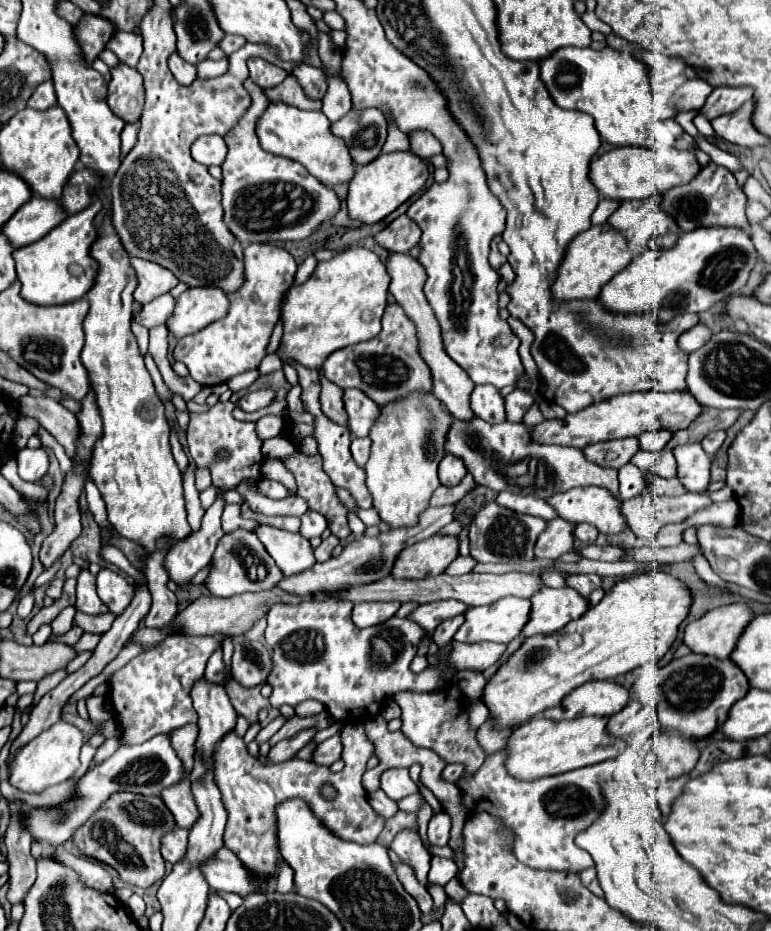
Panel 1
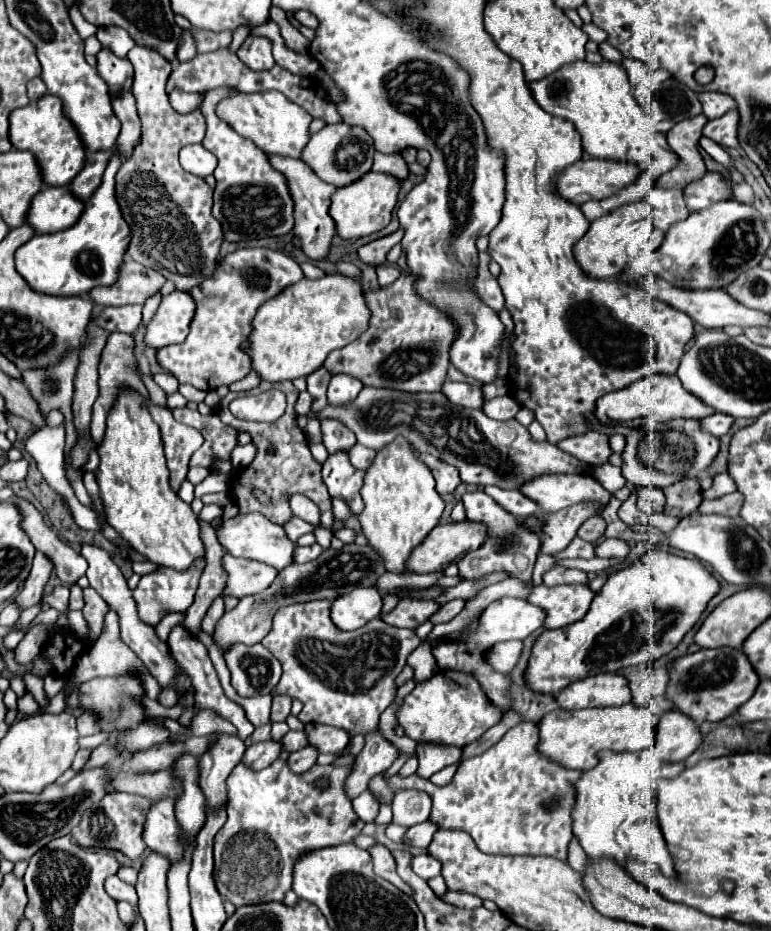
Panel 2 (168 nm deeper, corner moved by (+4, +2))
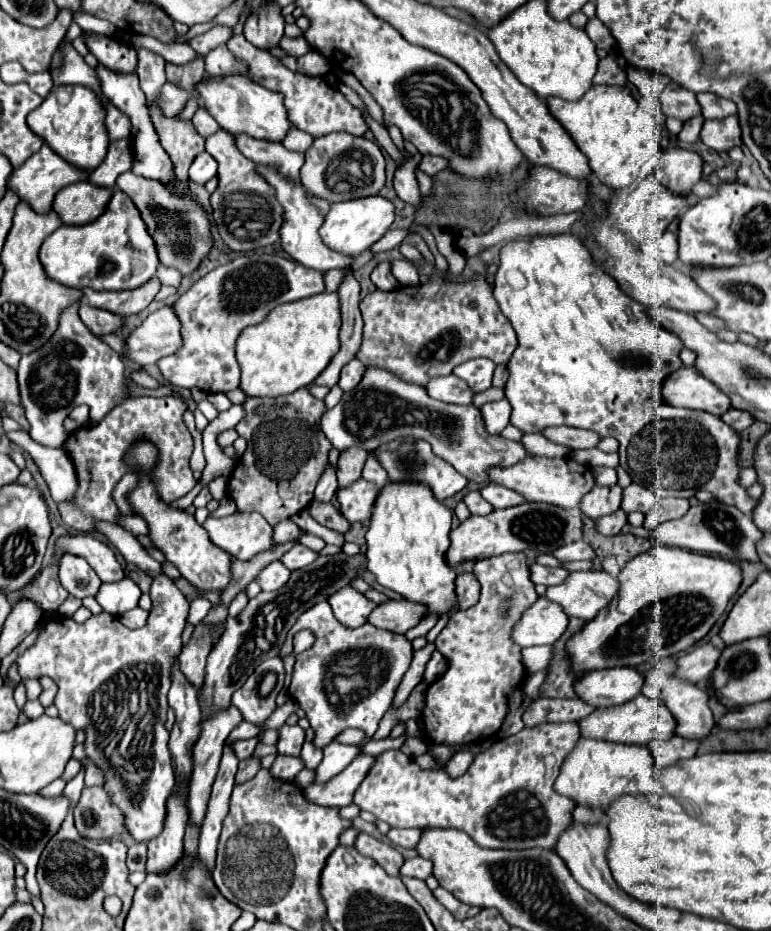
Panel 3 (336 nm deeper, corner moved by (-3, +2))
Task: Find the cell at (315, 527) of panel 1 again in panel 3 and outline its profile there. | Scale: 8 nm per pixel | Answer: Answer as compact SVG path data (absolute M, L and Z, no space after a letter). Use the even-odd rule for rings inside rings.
M290 518L288 520L282 520L280 524L274 526L274 540L278 544L284 544L284 542L292 542L292 540L298 540L302 536L302 528L292 522Z

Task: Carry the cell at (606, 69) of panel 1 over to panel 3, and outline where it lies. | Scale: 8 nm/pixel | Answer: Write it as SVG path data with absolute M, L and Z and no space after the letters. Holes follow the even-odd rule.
M592 84L592 88L576 102L552 98L546 100L546 104L552 116L572 136L580 152L584 152L594 174L612 188L630 186L638 178L640 166L662 150L662 132L656 120L638 108L628 86Z

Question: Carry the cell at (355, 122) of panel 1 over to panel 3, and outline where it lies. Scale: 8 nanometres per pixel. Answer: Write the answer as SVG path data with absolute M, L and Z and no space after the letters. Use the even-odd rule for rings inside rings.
M334 132L314 138L312 146L306 150L306 162L300 168L300 180L310 194L326 198L328 202L344 202L378 194L386 180L384 166L386 162L376 142L348 132Z

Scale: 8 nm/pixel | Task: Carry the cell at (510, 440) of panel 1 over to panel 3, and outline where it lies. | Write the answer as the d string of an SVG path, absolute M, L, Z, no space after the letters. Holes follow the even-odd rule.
M368 368L362 382L352 392L344 392L342 400L332 410L324 412L320 428L338 450L360 446L372 452L380 444L388 444L398 438L426 440L436 456L450 462L460 474L476 484L490 482L488 470L492 466L508 468L530 456L522 442L502 438L500 434L488 434L484 418L474 404L458 406L432 400L422 386L402 382L382 368Z

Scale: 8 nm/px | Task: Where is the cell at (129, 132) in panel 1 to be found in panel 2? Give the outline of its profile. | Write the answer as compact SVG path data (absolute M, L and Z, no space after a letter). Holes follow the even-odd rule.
M115 152L105 170L103 184L87 200L85 212L77 224L55 234L37 234L17 250L17 270L33 290L59 296L79 296L95 286L111 286L119 280L119 270L131 244L129 224L125 222L115 198L115 174L121 162L123 160Z

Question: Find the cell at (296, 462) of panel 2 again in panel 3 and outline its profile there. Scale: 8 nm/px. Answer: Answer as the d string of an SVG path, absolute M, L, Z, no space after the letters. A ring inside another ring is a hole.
M298 388L296 392L292 392L292 396L276 398L276 402L288 404L288 408L282 410L282 414L280 414L282 420L254 420L254 406L260 404L258 398L246 398L246 402L242 404L246 410L246 416L236 424L236 432L242 438L246 438L248 448L240 456L240 460L228 480L228 496L236 502L238 510L240 512L260 512L272 526L276 526L280 520L286 520L286 518L298 514L312 502L316 482L318 482L324 466L328 464L328 450L330 450L330 444L318 426L320 416L326 412L326 406L322 400L316 400L314 396L310 396L310 392L306 388Z

